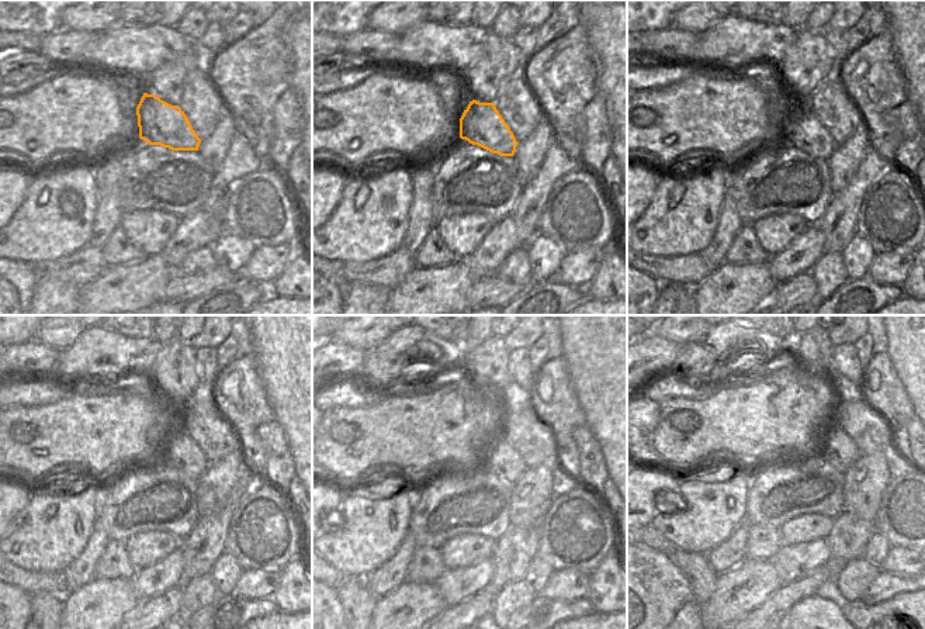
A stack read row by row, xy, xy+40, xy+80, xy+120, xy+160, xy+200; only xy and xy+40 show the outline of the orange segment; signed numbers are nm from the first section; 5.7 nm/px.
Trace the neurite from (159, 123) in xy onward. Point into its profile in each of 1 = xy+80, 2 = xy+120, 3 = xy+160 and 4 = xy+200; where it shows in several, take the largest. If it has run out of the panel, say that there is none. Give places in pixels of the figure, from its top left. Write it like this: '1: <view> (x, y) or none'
1: xy+80 (806, 132)
2: xy+120 (182, 453)
3: xy+160 (503, 460)
4: xy+200 (846, 452)

